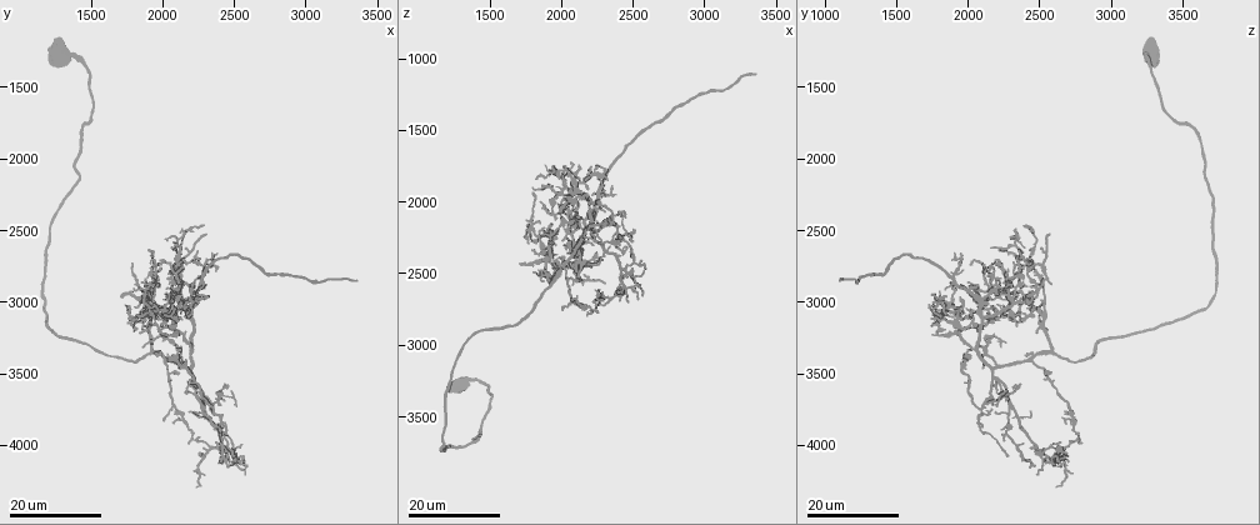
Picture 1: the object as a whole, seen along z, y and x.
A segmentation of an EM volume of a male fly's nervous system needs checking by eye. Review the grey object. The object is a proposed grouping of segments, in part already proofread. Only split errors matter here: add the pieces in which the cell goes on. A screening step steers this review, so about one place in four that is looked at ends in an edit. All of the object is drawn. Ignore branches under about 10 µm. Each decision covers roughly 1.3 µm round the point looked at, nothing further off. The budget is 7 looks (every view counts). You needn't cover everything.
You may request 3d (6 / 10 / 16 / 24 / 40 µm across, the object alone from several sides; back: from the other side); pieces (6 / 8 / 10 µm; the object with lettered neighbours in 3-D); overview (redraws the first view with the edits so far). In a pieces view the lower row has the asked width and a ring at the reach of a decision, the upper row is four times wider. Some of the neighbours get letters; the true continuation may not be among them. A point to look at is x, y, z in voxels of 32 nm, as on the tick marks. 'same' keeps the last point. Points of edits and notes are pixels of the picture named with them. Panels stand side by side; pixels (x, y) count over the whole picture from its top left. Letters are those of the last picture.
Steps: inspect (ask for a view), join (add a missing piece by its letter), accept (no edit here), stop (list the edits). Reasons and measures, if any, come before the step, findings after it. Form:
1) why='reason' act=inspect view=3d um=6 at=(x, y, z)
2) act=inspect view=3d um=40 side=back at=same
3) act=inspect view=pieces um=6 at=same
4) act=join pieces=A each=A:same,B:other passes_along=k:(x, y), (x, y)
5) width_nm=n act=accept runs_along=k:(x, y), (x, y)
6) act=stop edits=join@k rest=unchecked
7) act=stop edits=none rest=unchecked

why='end of a long branch' act=inspect view=3d um=24 at=(3340, 2840, 1100)

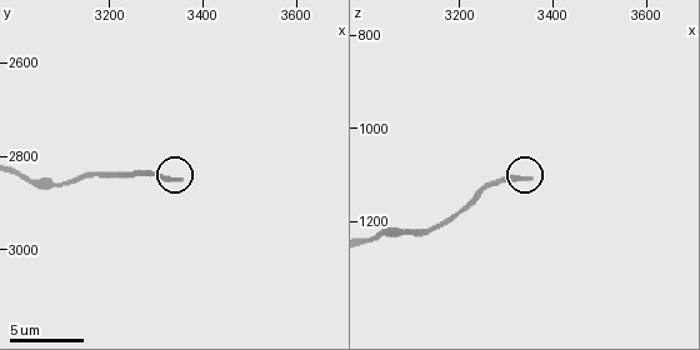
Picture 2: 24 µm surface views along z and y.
why='what lies round it' act=inspect view=pieces um=6 at=(3345, 2850, 1105)

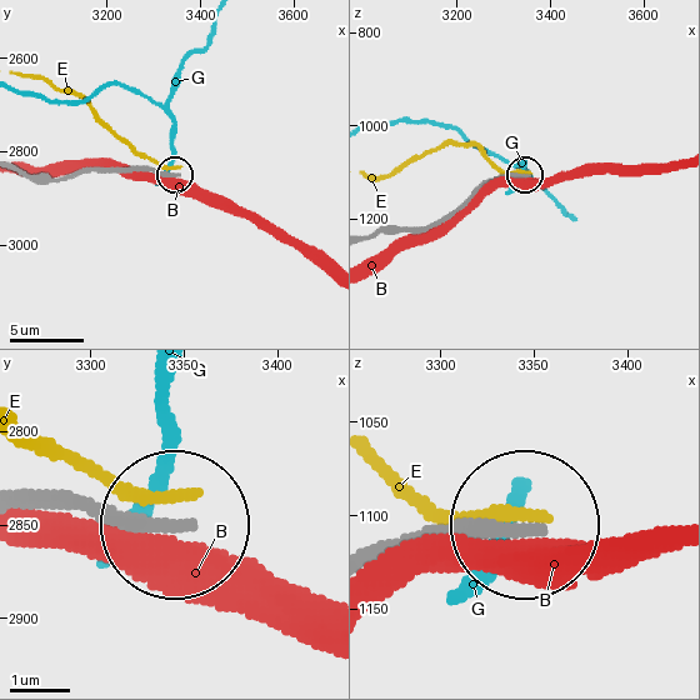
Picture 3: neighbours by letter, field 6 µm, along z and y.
act=accept each=B:other,E:other,G:other runs_along=3:(28, 503), (101, 503), (171, 526) found='none of them fits'

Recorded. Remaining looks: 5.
why='end of a long branch' act=inspect view=3d um=16 at=(1820, 3080, 1820)

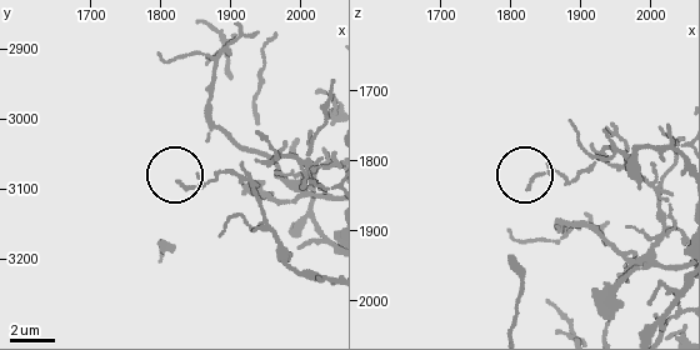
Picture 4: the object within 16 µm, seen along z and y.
act=inspect view=pieces um=10 at=(1825, 3095, 1835)

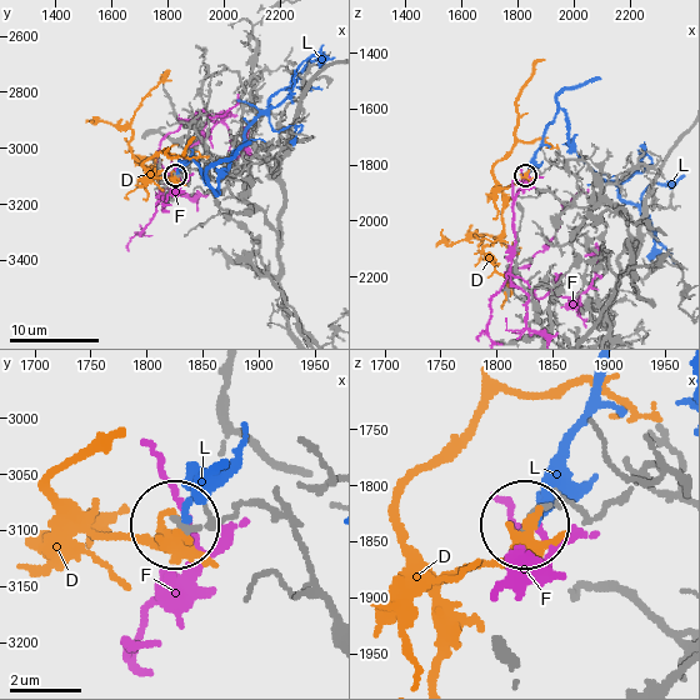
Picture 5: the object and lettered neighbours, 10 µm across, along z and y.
act=accept each=D:other,F:other,L:other runs_along=5:(328, 595), (304, 541), (274, 509), (179, 524) found='none of them fits'

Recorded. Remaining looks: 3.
why='an open end' act=inspect view=3d um=16 at=(1700, 2960, 2420)

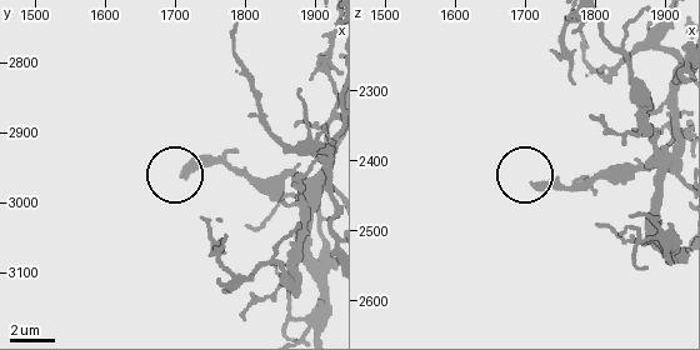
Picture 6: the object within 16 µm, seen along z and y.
act=inspect view=pieces um=10 at=(1710, 2960, 2440)

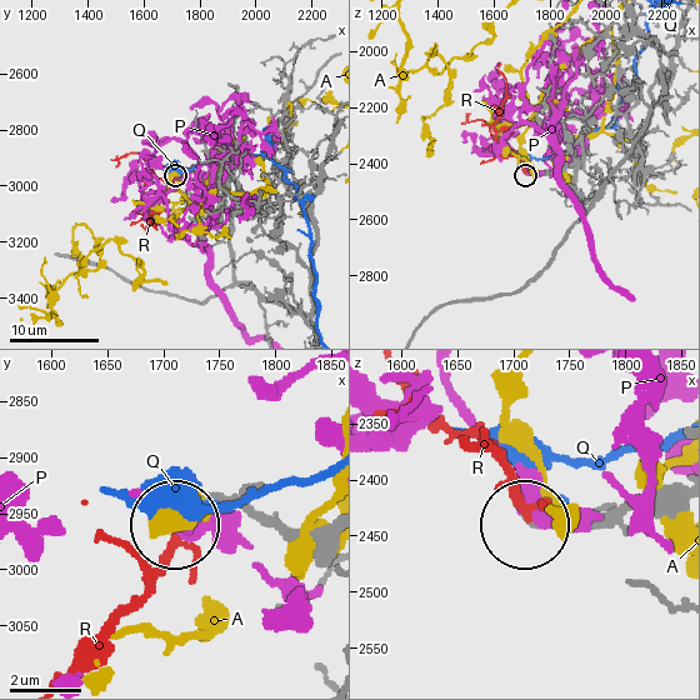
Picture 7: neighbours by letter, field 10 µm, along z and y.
width_nm=310 act=join pieces=R each=A:other,P:other,Q:other,R:same found='it goes on there'

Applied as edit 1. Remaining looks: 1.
act=stop edits=join@7 rest=unchecked

